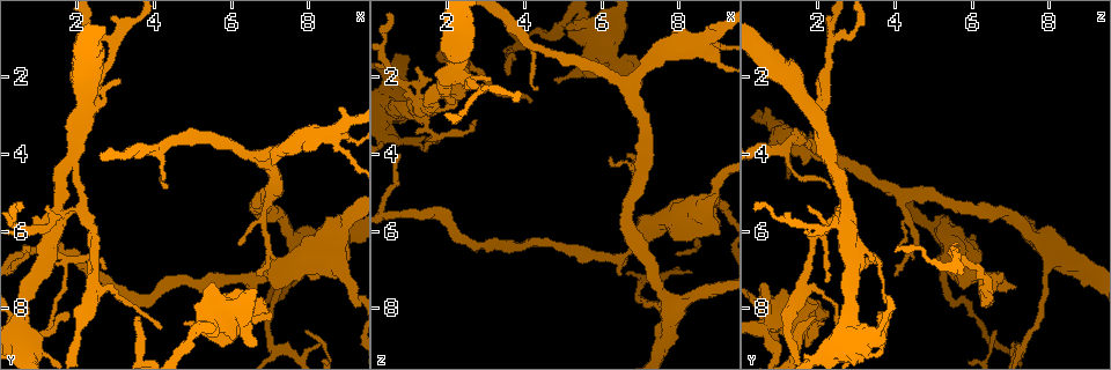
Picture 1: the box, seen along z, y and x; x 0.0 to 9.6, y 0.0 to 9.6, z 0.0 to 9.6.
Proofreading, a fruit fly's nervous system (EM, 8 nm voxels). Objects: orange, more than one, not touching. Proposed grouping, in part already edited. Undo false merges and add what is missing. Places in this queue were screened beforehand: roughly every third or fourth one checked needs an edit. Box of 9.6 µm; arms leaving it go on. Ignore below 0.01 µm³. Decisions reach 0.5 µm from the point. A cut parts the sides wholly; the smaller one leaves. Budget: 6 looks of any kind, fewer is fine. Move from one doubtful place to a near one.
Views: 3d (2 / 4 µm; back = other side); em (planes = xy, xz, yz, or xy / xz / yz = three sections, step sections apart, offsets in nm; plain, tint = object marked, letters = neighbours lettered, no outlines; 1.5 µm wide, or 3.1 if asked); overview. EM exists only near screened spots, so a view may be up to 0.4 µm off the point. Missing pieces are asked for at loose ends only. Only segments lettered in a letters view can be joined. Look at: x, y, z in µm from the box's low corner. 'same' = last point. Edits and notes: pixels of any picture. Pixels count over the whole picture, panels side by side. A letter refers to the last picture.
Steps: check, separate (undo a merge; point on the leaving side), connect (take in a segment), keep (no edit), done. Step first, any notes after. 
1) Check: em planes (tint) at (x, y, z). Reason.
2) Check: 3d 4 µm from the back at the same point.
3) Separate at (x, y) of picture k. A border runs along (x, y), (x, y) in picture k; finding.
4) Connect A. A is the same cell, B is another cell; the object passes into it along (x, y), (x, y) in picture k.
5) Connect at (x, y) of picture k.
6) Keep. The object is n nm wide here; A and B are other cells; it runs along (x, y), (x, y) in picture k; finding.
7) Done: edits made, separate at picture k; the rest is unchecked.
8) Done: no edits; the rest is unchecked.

Check: 3d 4 µm at (1.20, 8.60, 3.70). Calibre changes.

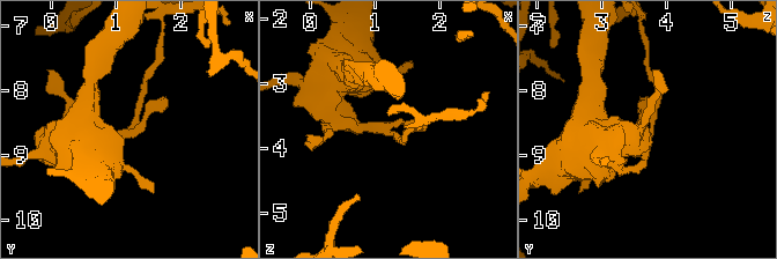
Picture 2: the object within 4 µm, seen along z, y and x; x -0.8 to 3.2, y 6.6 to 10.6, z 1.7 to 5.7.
Check: em xy step 4 (letters) at (1.25, 8.65, 3.65).

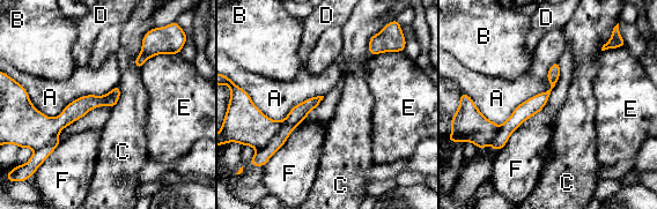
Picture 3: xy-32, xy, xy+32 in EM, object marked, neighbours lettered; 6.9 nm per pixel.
Keep. A, B, C, D, E and F are other cells; all the same cell.

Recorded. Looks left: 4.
Check: 3d 4 µm at (6.45, 7.40, 7.15). Branch stops here.

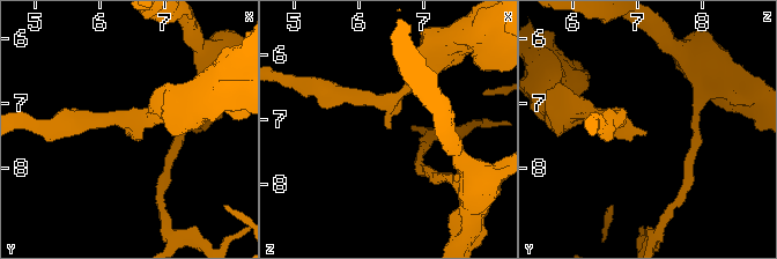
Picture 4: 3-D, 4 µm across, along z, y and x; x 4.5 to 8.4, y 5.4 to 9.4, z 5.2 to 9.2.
Check: em planes (letters) at (6.45, 7.45, 7.15).

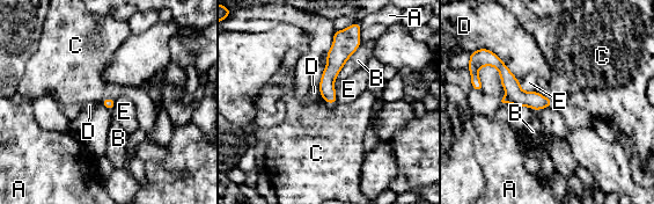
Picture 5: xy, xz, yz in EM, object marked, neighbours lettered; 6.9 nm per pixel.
Keep. A, B, C, D and E are other cells; a border runs along (537, 90), (551, 101) in picture 5; no lettered segment goes on from it.

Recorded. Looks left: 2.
Check: em planes (plain) at (6.90, 8.20, 2.25). Stops while still wide.

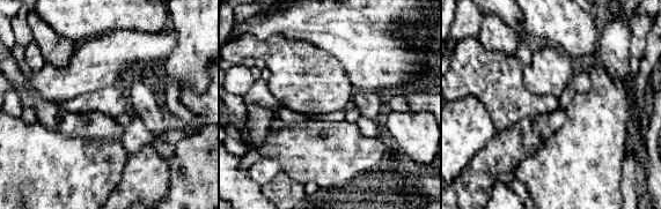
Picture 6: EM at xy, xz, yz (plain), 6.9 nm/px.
Check: em planes (letters) at the same point. What lies round it.

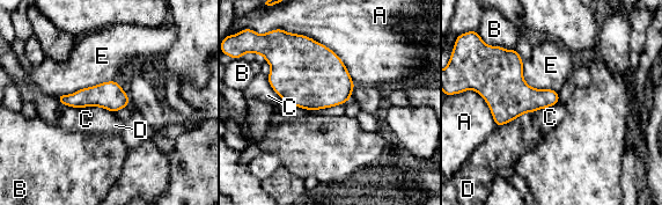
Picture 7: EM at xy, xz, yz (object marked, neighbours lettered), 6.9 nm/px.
Keep. A, B, C, D and E are other cells; none of them fits.

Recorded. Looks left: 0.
Done: no edits; the rest is unchecked.

